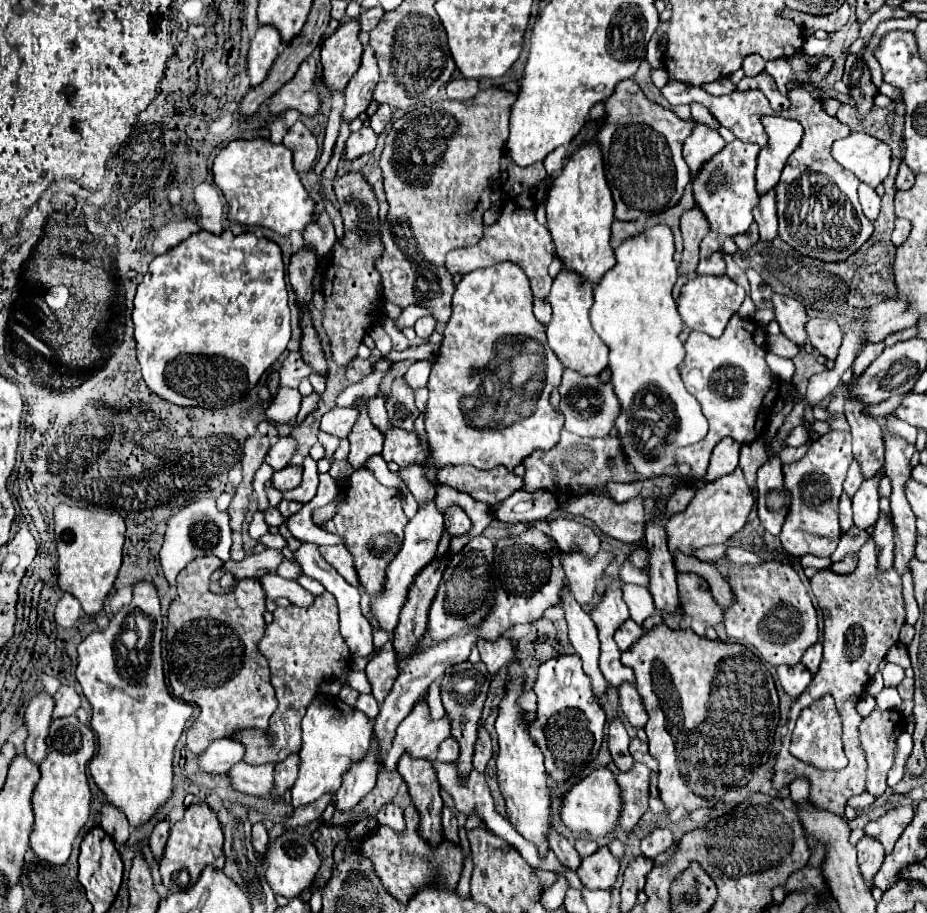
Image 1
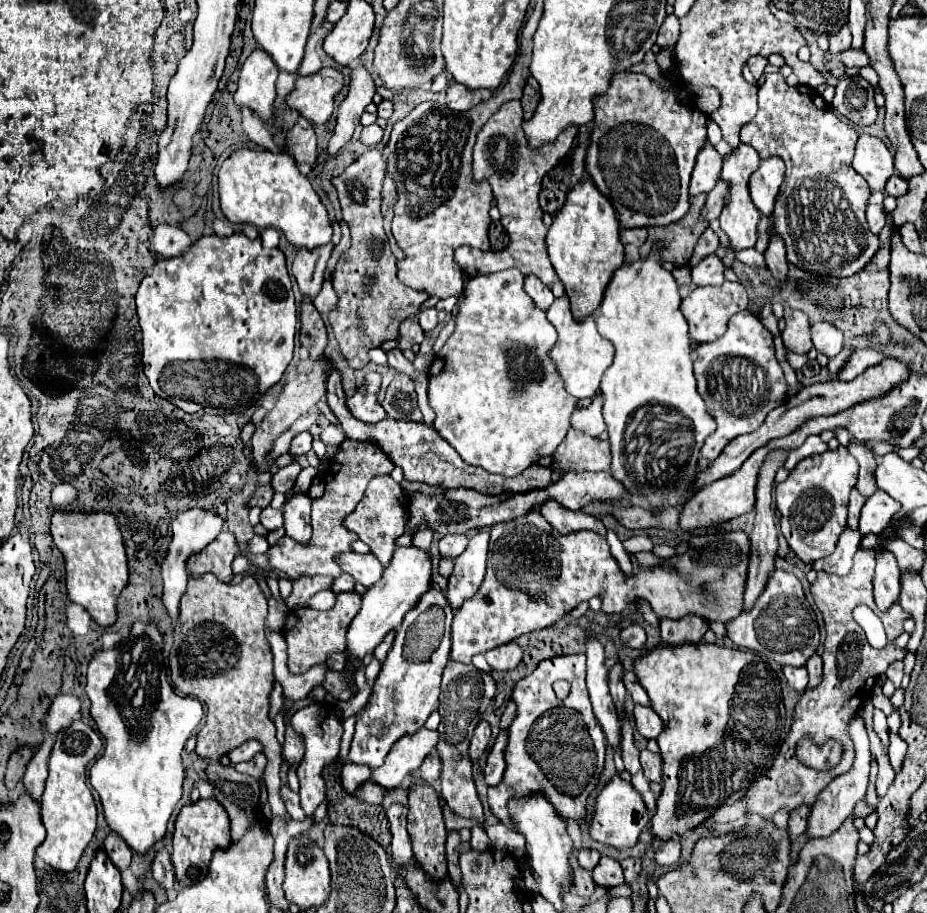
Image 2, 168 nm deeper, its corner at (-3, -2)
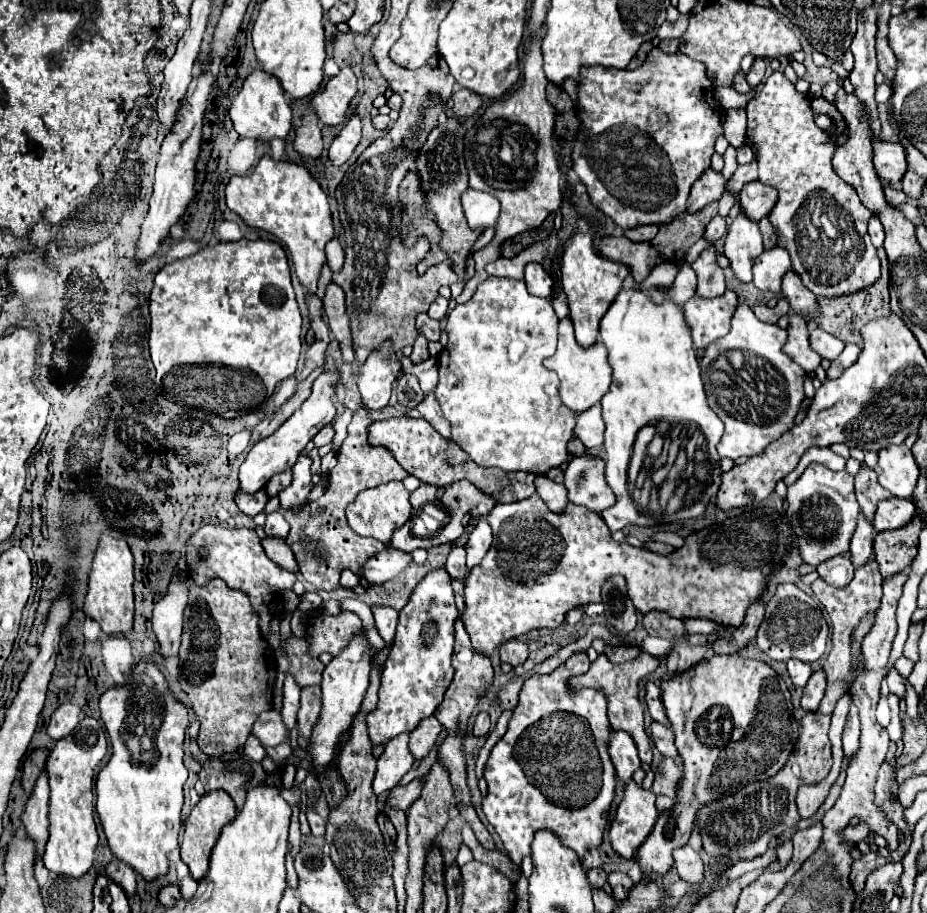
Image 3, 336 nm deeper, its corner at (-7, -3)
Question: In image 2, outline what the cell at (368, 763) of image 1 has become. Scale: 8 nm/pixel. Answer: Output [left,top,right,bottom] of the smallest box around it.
[349,587,453,769]

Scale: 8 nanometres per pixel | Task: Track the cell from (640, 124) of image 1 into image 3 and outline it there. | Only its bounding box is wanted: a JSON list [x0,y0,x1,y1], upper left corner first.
[573,48,723,230]

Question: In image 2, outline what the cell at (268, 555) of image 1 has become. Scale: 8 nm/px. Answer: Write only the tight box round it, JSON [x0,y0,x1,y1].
[269,439,395,579]

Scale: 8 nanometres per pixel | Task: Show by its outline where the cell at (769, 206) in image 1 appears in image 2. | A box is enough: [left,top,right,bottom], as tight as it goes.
[765,227,789,281]

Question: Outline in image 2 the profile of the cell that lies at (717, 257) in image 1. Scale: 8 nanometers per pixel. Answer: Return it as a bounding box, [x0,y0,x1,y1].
[691,253,725,287]

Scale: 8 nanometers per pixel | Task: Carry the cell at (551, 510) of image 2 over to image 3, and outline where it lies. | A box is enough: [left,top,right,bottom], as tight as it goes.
[535,476,569,514]

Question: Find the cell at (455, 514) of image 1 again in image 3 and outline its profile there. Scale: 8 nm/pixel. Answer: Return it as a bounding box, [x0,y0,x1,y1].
[445,546,467,578]

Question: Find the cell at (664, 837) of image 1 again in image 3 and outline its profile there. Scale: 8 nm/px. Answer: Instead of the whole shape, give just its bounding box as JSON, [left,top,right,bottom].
[673,846,703,882]

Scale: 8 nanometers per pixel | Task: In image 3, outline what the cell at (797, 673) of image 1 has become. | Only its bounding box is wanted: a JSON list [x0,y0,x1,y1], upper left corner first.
[787,660,813,686]

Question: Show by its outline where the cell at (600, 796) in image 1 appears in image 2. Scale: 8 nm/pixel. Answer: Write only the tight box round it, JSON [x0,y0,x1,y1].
[589,775,649,849]

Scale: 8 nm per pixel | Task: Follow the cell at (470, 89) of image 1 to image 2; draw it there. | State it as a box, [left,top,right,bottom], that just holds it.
[445,83,481,111]

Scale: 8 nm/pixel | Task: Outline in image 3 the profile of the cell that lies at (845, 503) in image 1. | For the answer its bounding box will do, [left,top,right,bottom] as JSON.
[817,554,853,586]

